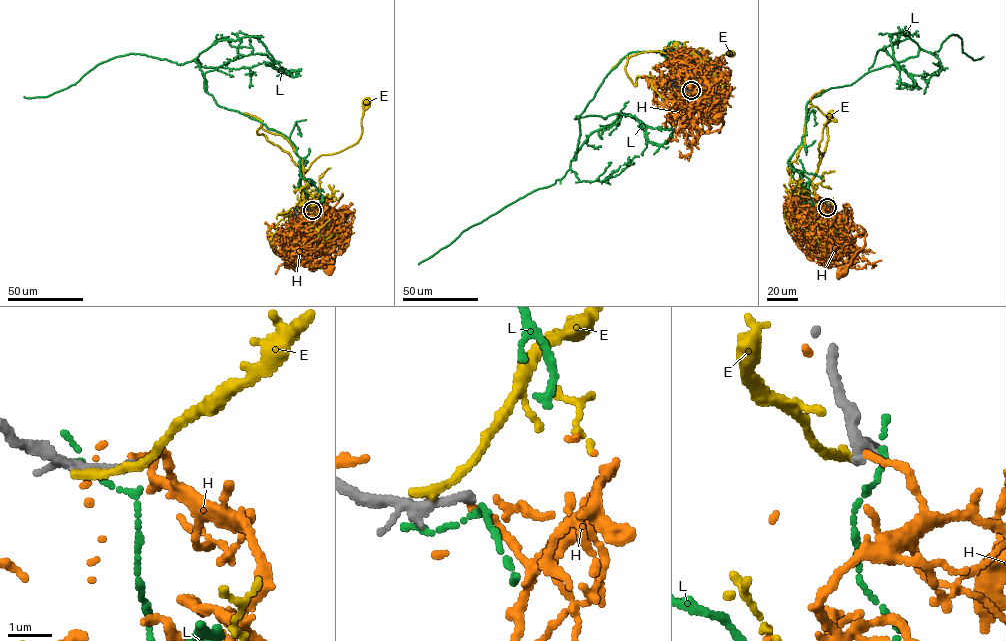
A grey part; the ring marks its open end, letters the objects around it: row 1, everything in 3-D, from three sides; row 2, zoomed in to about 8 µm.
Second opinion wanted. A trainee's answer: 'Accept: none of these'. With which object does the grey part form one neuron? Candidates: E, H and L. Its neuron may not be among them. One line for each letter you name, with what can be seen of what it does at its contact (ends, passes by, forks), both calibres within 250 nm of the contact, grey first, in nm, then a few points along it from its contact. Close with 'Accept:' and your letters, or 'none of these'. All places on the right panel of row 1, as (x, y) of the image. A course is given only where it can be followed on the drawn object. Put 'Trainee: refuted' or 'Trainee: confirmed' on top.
Trainee: confirmed
Accept: none of these

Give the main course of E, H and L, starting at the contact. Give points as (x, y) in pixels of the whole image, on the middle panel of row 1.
E: (690, 90), (699, 76), (674, 70), (692, 68), (714, 60), (727, 52), (730, 53)
H: (691, 90), (709, 89), (713, 96), (701, 114), (710, 127), (706, 132), (720, 132), (723, 121), (717, 118)
L: (690, 91), (692, 78), (669, 43), (663, 52), (632, 52), (579, 116), (576, 158), (562, 178), (418, 264)

